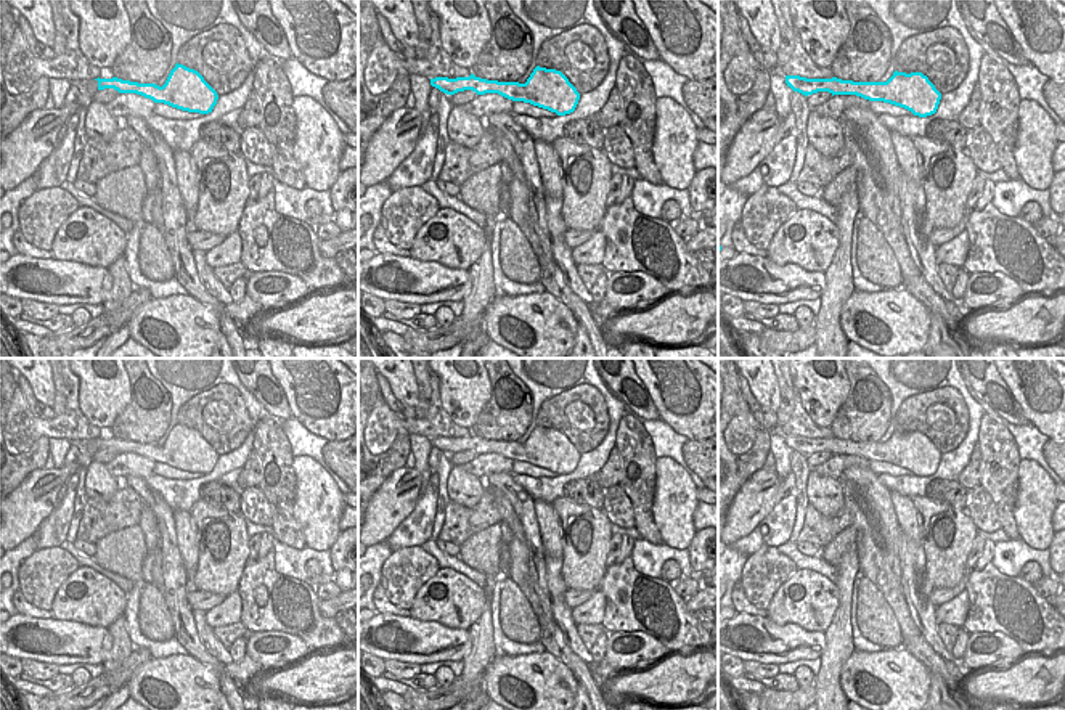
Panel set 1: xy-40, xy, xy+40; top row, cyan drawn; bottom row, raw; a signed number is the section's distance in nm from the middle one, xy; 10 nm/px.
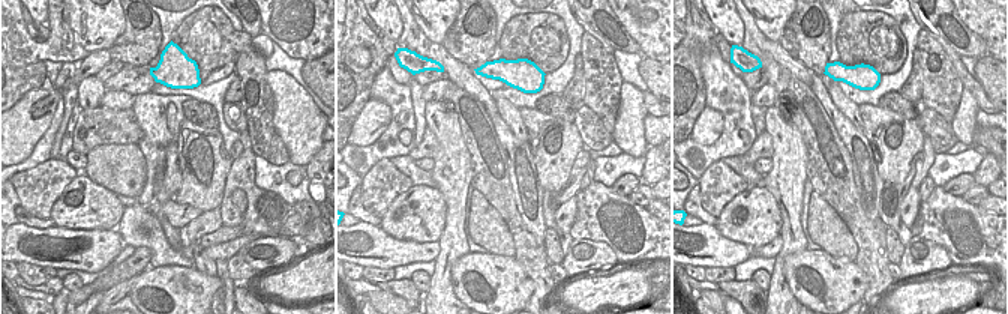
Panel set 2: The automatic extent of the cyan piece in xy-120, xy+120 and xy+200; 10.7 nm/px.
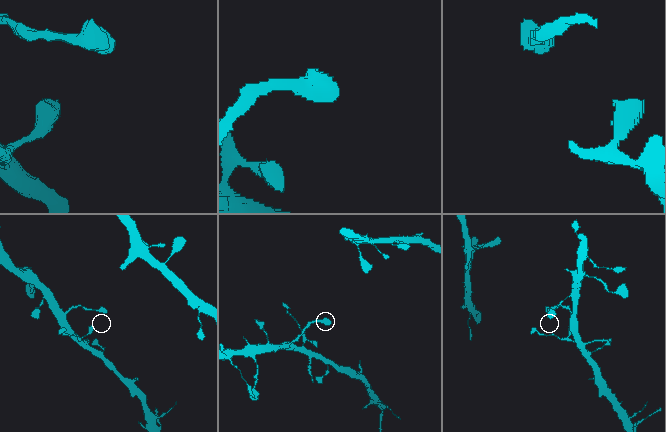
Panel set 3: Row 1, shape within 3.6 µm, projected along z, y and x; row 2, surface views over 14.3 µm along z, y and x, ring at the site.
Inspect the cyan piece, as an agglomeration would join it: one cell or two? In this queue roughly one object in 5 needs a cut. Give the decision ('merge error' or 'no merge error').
no merge error

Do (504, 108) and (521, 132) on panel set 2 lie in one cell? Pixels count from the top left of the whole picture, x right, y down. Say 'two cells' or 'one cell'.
one cell

